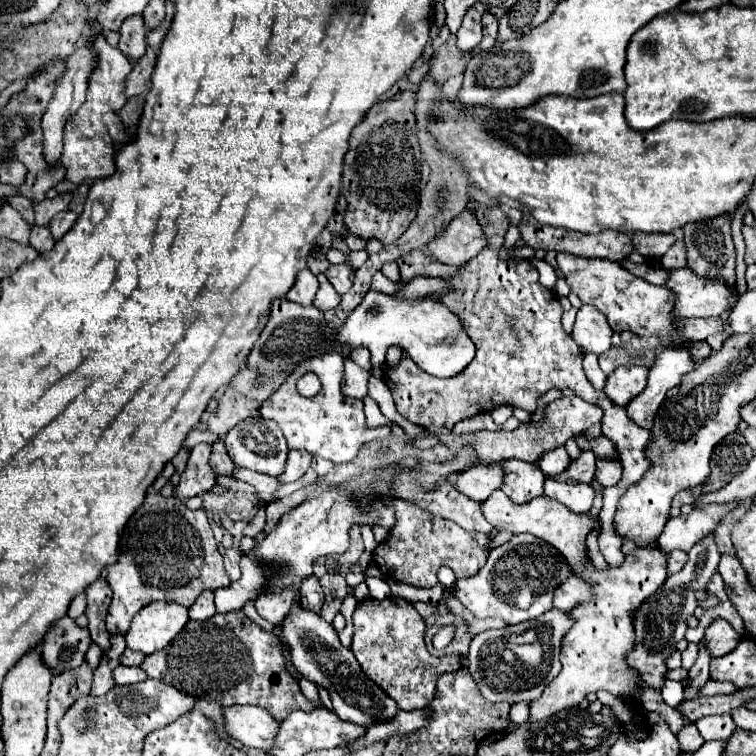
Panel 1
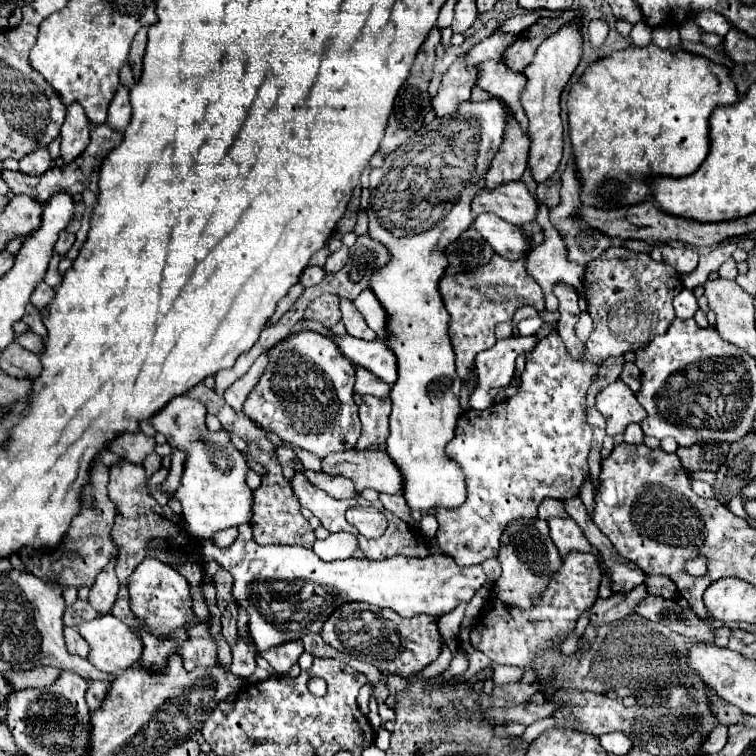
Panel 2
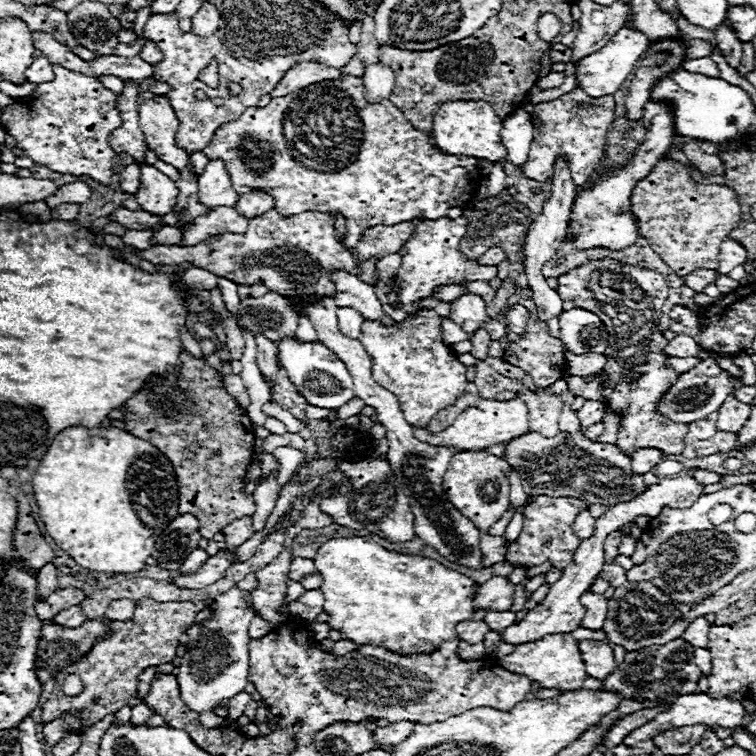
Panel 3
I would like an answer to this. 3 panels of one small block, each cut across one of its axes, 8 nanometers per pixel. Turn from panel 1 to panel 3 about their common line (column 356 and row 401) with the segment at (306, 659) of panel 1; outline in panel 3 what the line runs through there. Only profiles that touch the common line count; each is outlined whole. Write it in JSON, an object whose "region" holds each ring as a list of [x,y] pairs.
{"region":[[[714,358],[702,360],[700,364],[696,364],[692,370],[684,372],[678,382],[664,394],[664,398],[658,404],[658,410],[668,416],[672,422],[694,422],[694,420],[702,420],[708,414],[716,412],[722,402],[734,392],[734,382],[732,376],[726,374],[718,362]]]}

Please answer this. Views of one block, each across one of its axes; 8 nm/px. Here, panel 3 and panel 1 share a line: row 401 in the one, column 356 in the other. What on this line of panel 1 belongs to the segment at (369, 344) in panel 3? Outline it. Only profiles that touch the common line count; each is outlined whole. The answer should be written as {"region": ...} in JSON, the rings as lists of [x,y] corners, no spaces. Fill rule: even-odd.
{"region":[[[328,352],[322,358],[306,360],[300,366],[296,366],[296,370],[286,378],[286,382],[268,400],[264,400],[264,404],[258,408],[258,414],[262,418],[276,420],[276,424],[280,426],[280,430],[284,432],[288,440],[288,448],[306,450],[308,454],[328,458],[334,464],[352,462],[366,442],[388,438],[390,428],[364,426],[364,412],[362,412],[364,404],[358,398],[348,398],[342,394],[340,390],[342,378],[344,378],[344,362],[338,352]],[[306,372],[314,372],[320,376],[322,384],[326,384],[326,394],[320,392],[314,398],[304,398],[296,392],[296,380]]]}

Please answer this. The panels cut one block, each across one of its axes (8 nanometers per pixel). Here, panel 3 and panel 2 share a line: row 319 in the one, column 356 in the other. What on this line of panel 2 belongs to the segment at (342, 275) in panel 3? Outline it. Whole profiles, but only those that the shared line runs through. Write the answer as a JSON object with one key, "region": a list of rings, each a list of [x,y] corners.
{"region":[[[354,366],[354,374],[356,374],[356,384],[354,390],[362,396],[362,394],[374,394],[374,396],[384,396],[390,392],[390,386],[386,382],[382,382],[378,376],[370,374],[366,368]]]}

